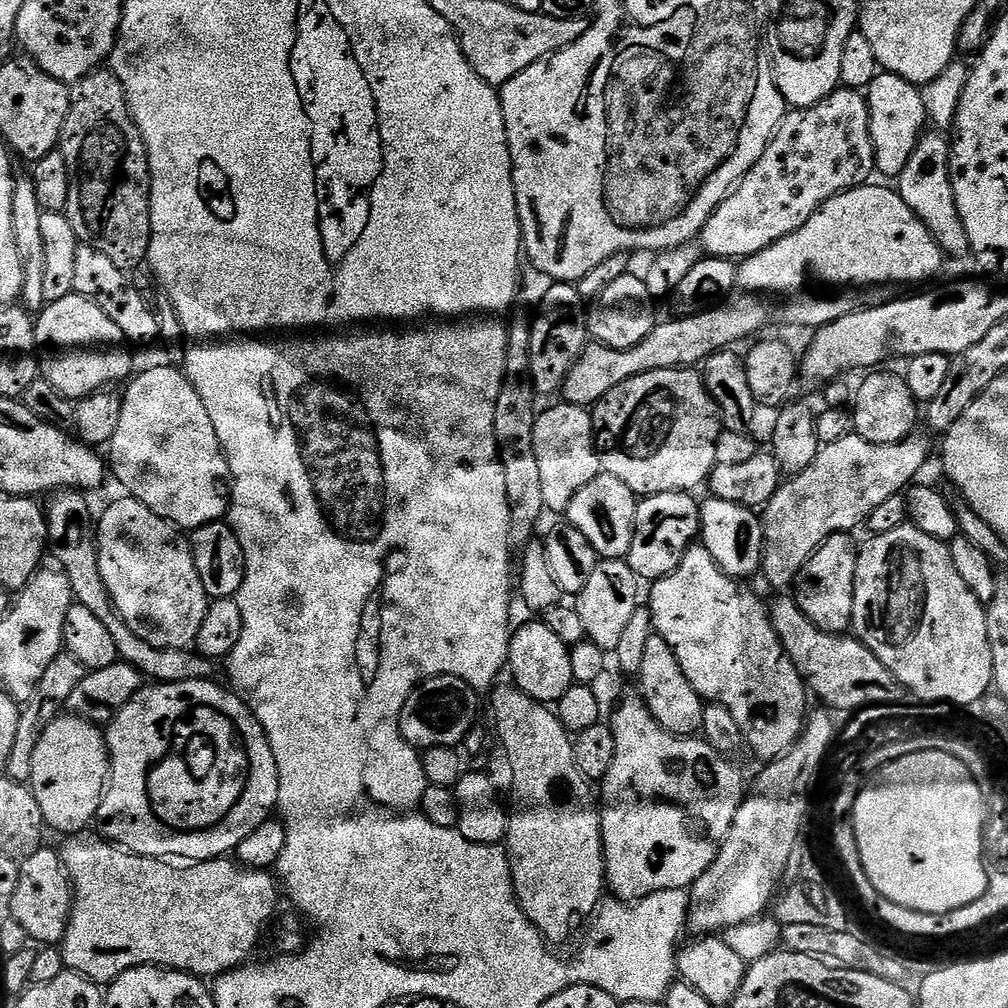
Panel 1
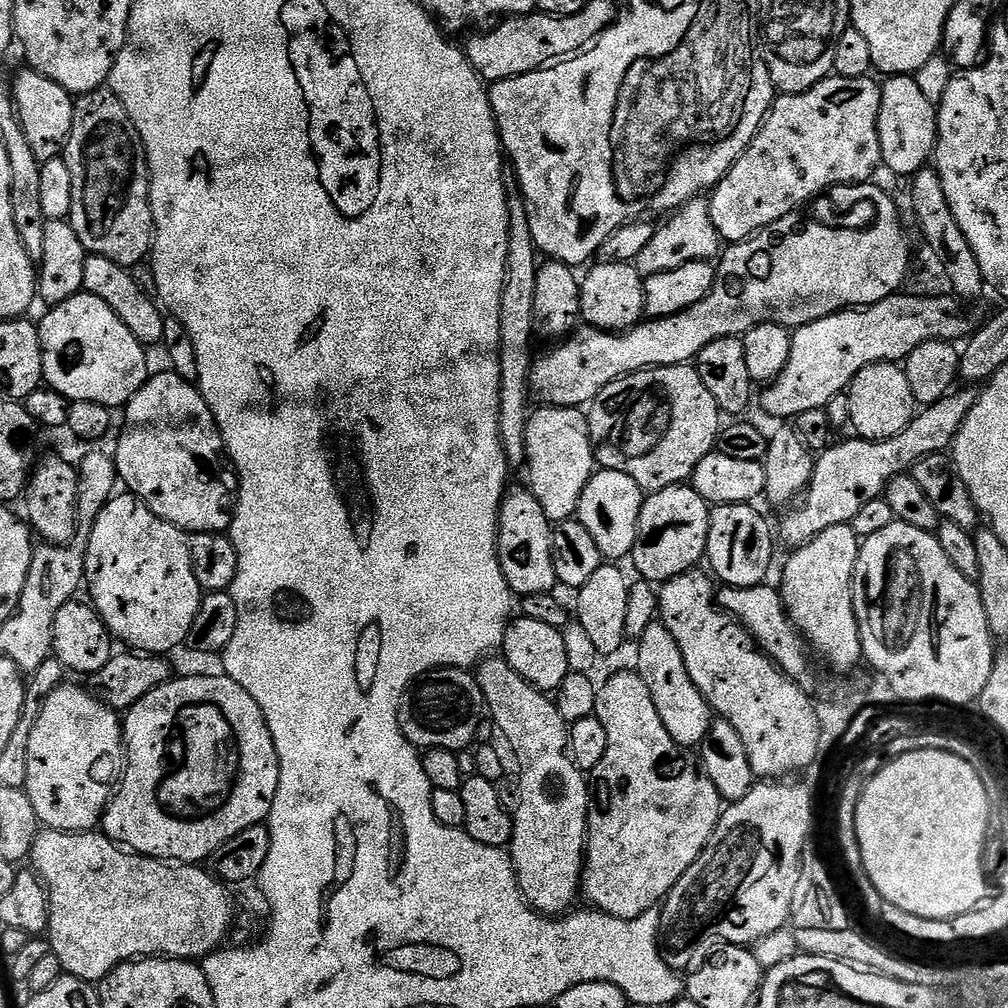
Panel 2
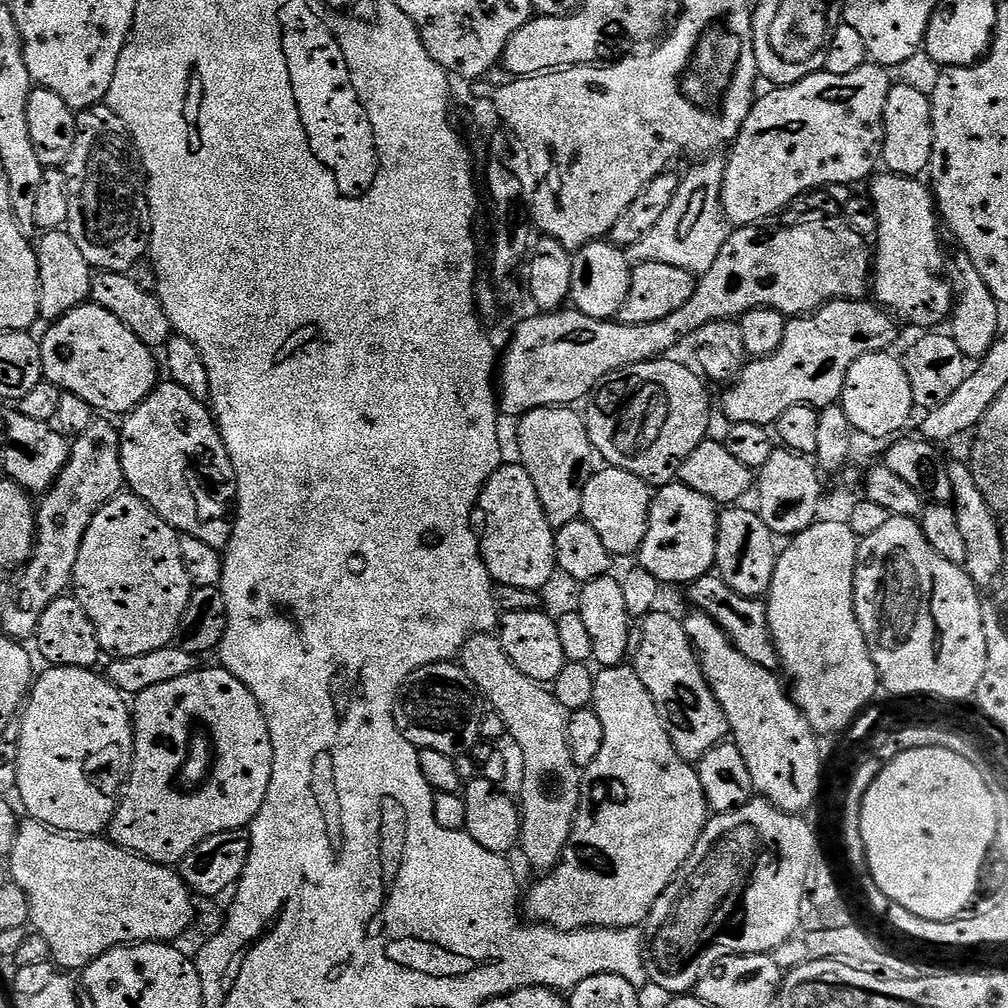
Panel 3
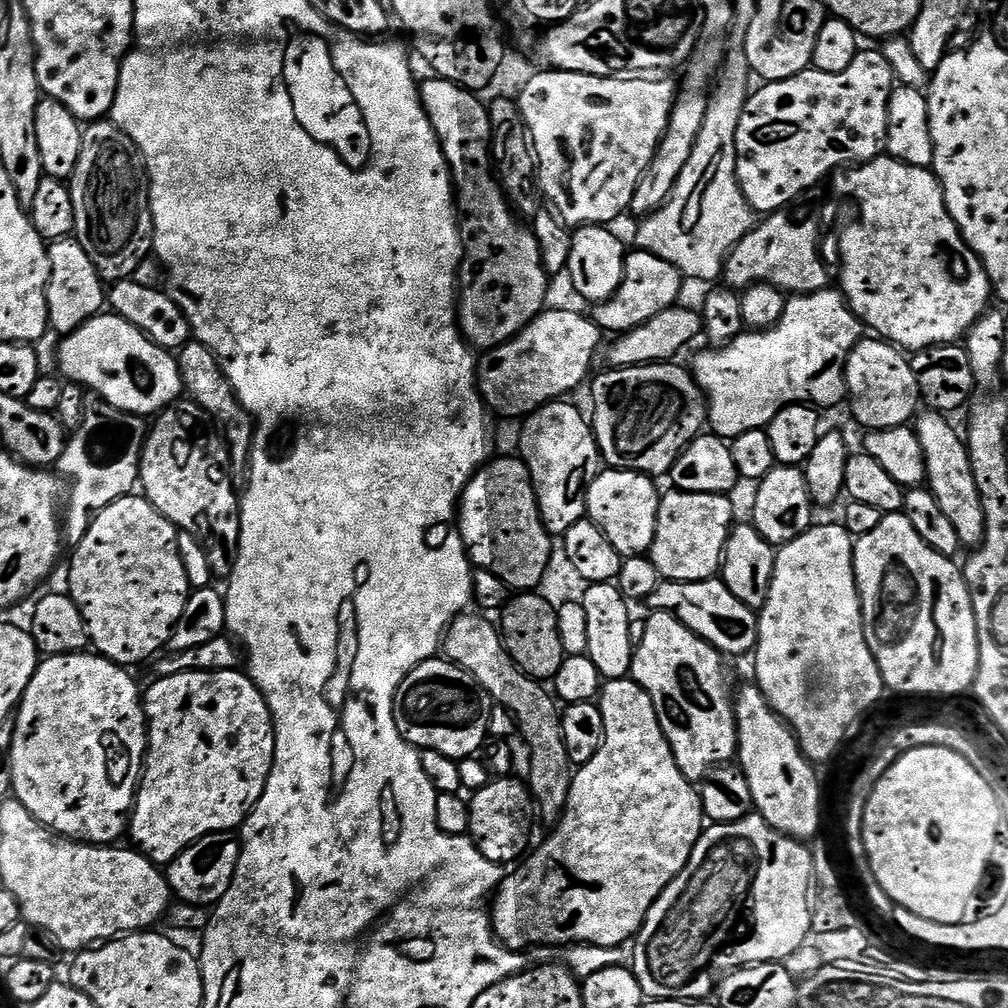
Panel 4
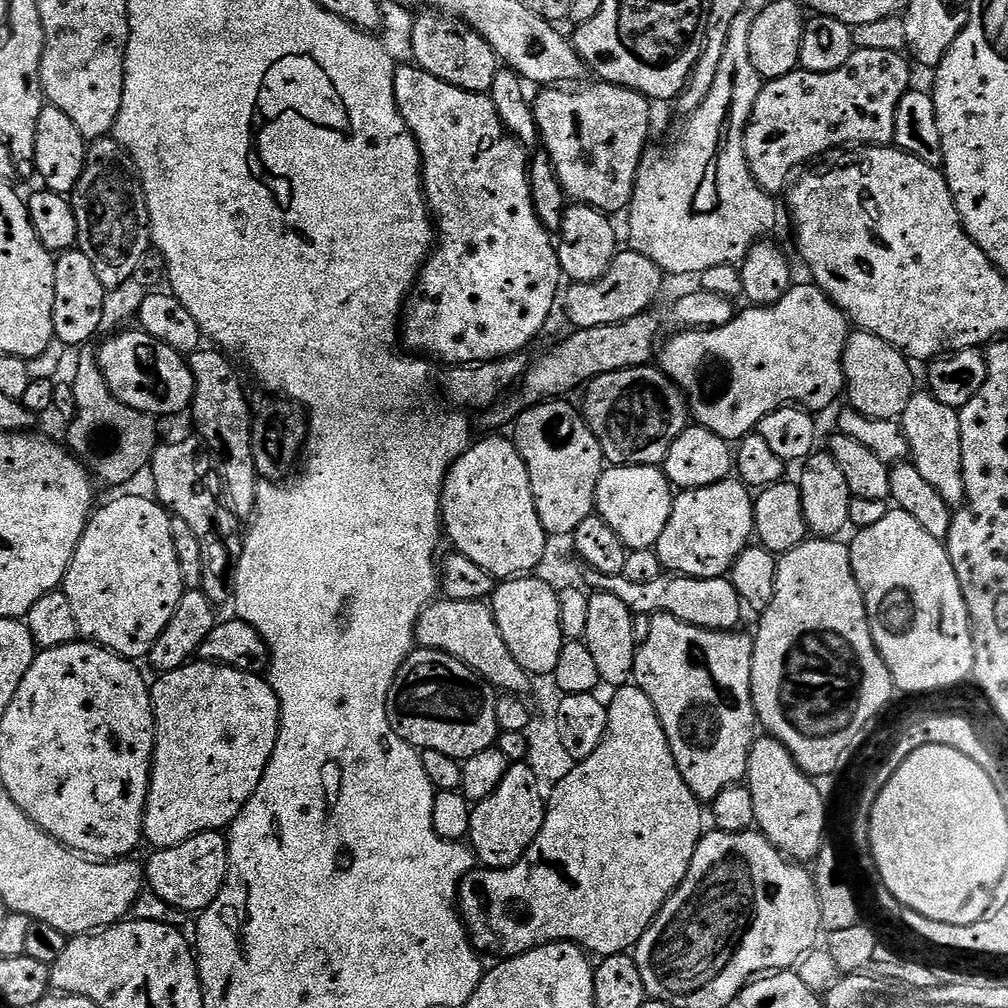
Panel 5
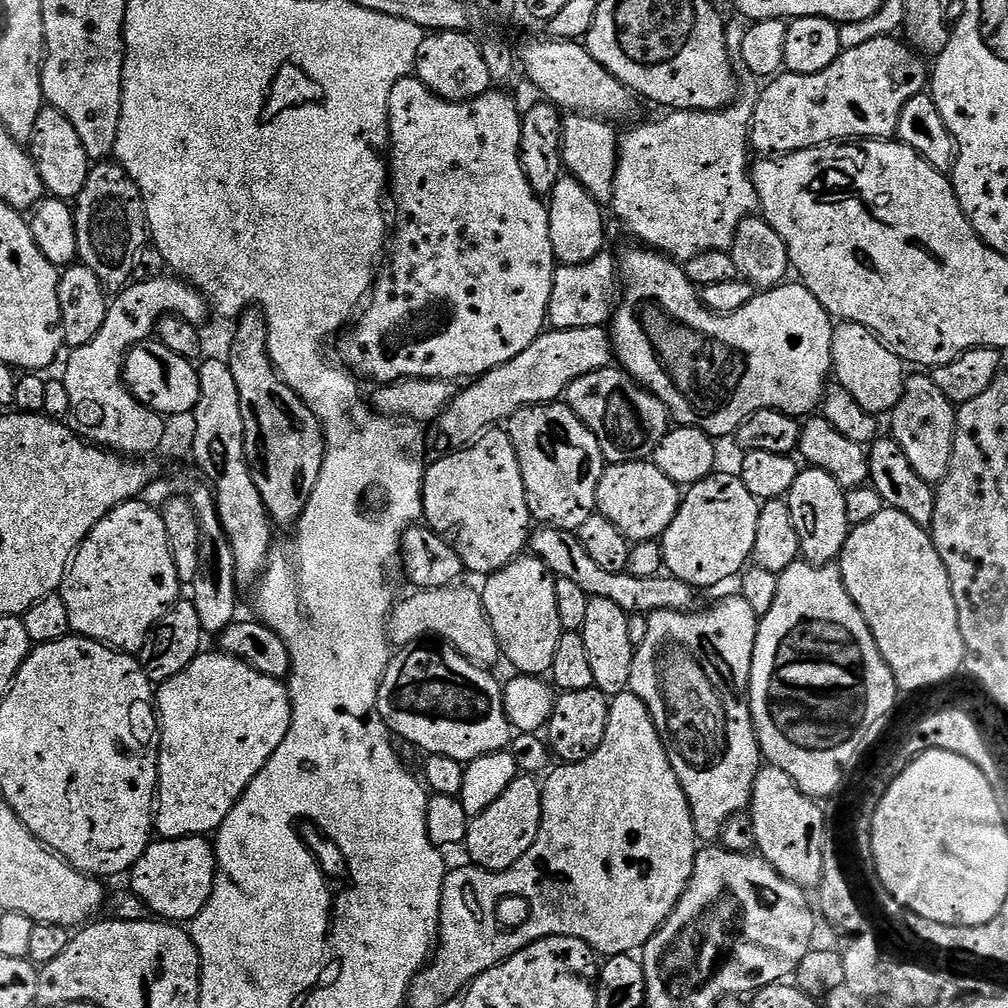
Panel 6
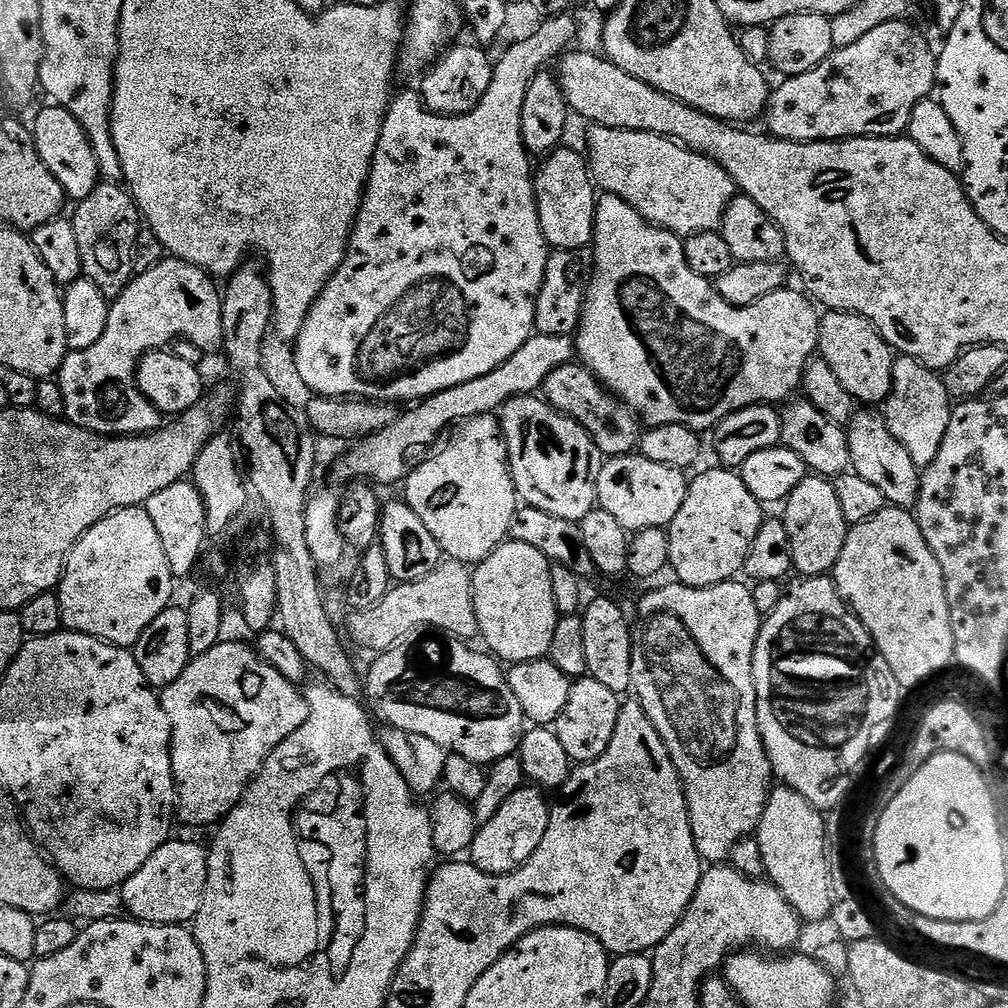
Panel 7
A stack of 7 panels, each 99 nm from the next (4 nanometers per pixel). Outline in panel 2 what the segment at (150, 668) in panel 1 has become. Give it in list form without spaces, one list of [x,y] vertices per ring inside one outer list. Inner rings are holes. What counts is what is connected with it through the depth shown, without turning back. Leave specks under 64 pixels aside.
[[[48,456],[44,461],[42,460],[31,469],[28,482],[24,485],[22,501],[24,500],[25,513],[23,512],[23,515],[26,517],[28,527],[41,541],[67,546],[78,535],[76,502],[80,473],[75,463],[71,464],[60,456]]]

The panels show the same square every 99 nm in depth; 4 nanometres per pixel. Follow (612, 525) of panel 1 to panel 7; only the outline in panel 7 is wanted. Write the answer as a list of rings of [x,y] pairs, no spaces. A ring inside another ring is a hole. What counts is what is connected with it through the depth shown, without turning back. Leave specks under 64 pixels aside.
[[[639,454],[613,456],[605,459],[598,474],[596,499],[599,507],[611,514],[630,534],[651,528],[667,529],[674,518],[678,518],[682,502],[686,502],[689,483],[689,477],[674,466],[650,462],[650,458]]]

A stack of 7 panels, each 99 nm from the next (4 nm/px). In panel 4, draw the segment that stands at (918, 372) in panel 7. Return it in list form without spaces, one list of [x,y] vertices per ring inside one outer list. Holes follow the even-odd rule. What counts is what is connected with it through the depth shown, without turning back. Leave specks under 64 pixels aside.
[[[931,410],[921,411],[914,420],[916,437],[918,442],[922,442],[922,454],[926,458],[926,487],[934,494],[946,518],[950,518],[961,545],[979,546],[984,543],[986,510],[982,510],[982,498],[978,494],[978,482],[974,482],[974,470],[970,466],[965,437],[961,433],[959,436],[955,426],[948,420],[951,419],[945,413]]]

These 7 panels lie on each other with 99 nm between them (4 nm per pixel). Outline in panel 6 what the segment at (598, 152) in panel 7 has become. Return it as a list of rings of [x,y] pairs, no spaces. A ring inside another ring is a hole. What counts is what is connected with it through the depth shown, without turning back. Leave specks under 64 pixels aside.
[[[748,84],[727,108],[713,112],[672,110],[657,124],[640,124],[618,140],[616,177],[610,207],[637,236],[641,245],[662,252],[677,262],[686,262],[706,250],[728,250],[738,226],[760,207],[750,171],[750,129],[758,88]]]

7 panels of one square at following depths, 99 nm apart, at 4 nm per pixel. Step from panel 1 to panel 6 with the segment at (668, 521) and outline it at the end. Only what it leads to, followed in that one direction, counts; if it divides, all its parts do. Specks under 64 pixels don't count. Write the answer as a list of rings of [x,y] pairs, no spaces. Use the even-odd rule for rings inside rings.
[[[723,470],[691,485],[683,493],[674,522],[662,537],[664,568],[697,590],[724,584],[731,576],[739,577],[754,556],[760,505],[739,475],[731,476]]]

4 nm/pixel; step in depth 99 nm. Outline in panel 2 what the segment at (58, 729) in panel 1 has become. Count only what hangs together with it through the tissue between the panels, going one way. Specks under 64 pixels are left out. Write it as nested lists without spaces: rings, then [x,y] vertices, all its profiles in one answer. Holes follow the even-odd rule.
[[[65,682],[51,692],[46,698],[46,702],[40,705],[40,713],[34,722],[34,730],[30,730],[30,742],[28,743],[28,765],[26,766],[26,782],[24,788],[27,791],[30,802],[36,811],[36,819],[45,829],[53,832],[91,832],[101,823],[104,809],[107,808],[109,800],[114,795],[114,785],[121,775],[126,763],[126,753],[124,751],[124,729],[121,717],[117,709],[109,708],[103,701],[96,699],[90,691],[83,687],[75,688],[71,682]]]

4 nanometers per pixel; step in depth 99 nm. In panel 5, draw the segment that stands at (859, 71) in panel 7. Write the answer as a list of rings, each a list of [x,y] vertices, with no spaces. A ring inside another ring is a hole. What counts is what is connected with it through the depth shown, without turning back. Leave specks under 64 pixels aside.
[[[856,48],[850,59],[838,70],[797,70],[777,80],[767,81],[758,94],[758,102],[754,102],[754,110],[744,131],[746,162],[760,189],[769,194],[783,193],[789,187],[799,164],[812,159],[815,161],[833,150],[845,146],[891,145],[894,141],[894,118],[898,102],[902,102],[902,98],[910,91],[911,84],[908,83],[912,80],[912,72],[907,63],[909,61],[898,52]]]

